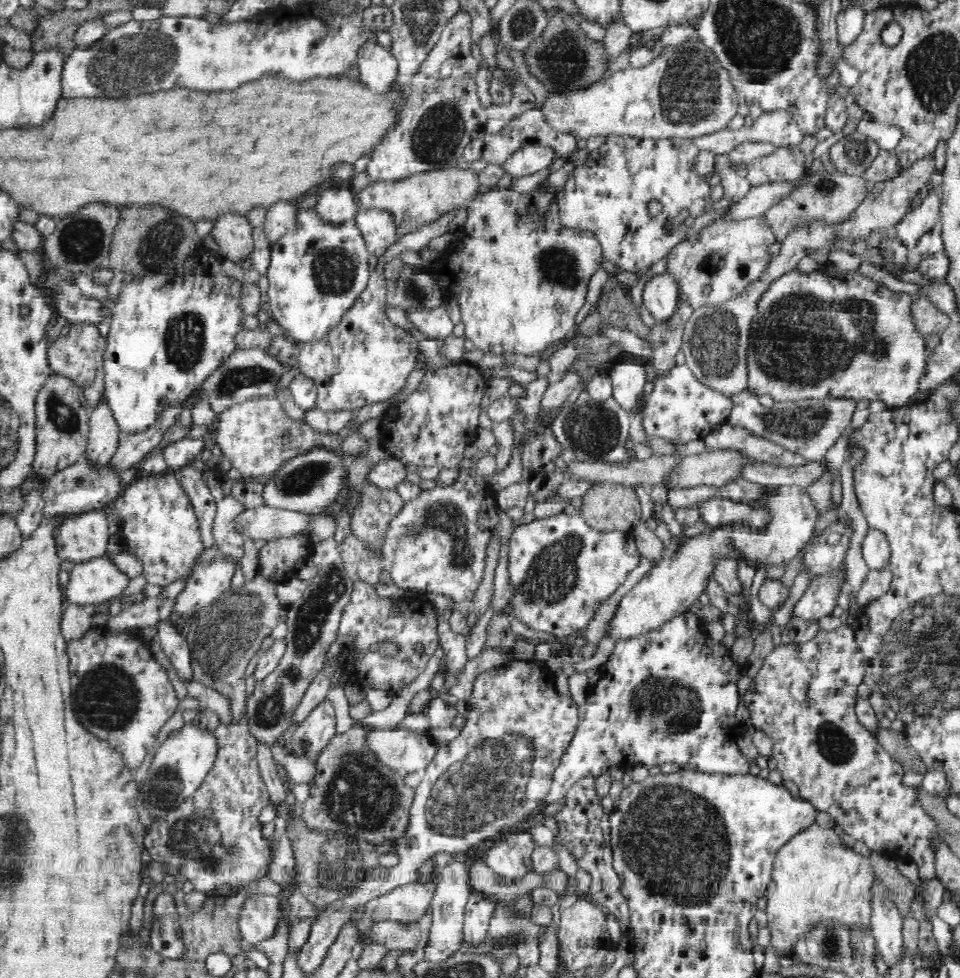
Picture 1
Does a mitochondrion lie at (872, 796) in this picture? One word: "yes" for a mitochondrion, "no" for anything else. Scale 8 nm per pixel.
no

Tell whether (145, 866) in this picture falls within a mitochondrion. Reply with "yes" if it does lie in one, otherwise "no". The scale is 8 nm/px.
no

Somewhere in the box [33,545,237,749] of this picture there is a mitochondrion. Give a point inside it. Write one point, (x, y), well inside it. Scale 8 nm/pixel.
(109, 697)

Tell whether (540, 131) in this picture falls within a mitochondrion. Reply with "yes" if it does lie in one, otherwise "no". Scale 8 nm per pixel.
no

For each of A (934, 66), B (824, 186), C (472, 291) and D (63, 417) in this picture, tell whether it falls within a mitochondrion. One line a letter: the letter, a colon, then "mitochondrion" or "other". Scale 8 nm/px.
A: mitochondrion
B: mitochondrion
C: other
D: mitochondrion

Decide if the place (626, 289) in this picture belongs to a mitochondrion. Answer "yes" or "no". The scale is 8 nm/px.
no

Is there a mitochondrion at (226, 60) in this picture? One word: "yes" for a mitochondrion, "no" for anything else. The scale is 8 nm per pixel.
no

